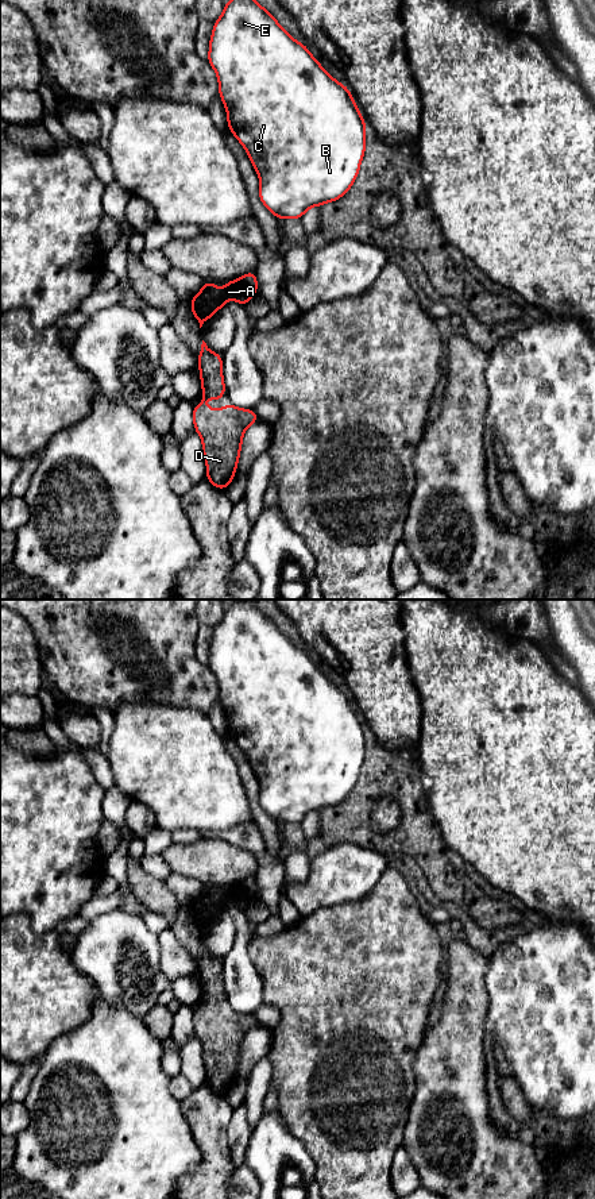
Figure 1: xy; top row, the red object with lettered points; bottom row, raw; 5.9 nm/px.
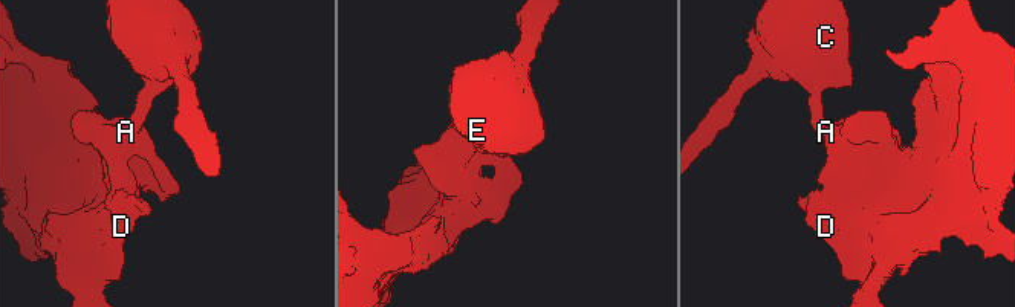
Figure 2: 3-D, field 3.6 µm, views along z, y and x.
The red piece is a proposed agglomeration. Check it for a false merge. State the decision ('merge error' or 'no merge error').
merge error

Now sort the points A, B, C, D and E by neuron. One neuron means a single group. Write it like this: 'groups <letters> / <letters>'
groups A D / B C E

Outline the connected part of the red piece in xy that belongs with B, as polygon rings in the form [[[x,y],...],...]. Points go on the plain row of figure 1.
[[[237,600],[227,609],[221,621],[215,627],[209,647],[208,667],[213,672],[219,685],[219,701],[227,714],[228,735],[236,741],[246,753],[247,762],[252,767],[259,780],[259,803],[262,809],[278,824],[301,824],[312,811],[321,811],[325,807],[341,803],[353,790],[360,768],[366,757],[366,726],[358,714],[353,702],[344,689],[337,687],[310,659],[306,651],[293,644],[277,624],[264,614],[250,600]]]

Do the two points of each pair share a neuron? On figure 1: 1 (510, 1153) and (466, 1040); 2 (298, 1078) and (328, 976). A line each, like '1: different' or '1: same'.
1: same
2: same

